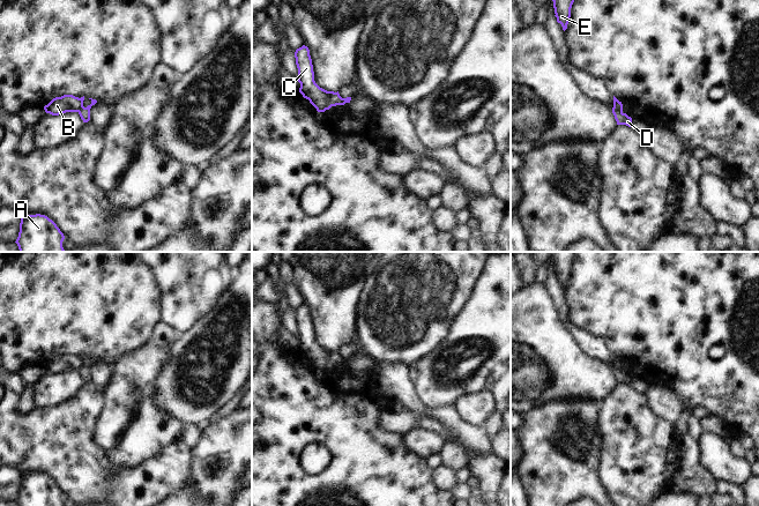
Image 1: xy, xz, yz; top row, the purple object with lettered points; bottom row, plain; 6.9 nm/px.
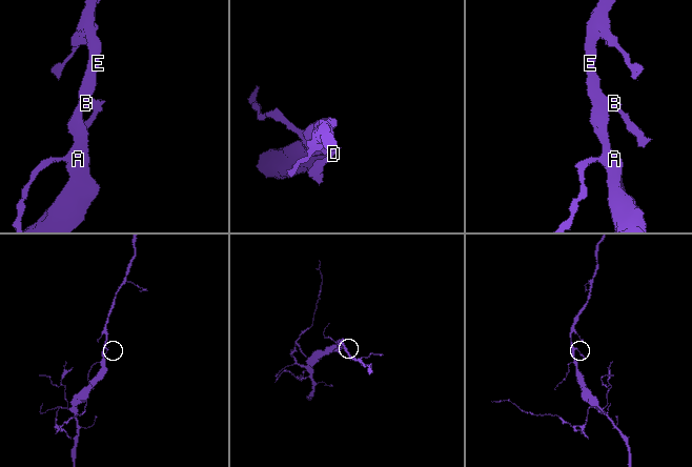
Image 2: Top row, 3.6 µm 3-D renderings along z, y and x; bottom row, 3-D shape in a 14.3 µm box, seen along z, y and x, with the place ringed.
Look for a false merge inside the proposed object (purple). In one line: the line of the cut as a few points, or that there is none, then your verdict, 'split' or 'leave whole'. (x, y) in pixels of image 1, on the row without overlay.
cut xy (80, 357), (81, 365), (77, 370); split

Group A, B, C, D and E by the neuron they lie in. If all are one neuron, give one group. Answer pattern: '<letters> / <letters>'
A B C E / D

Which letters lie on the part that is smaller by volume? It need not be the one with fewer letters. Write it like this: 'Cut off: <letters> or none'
Cut off: D

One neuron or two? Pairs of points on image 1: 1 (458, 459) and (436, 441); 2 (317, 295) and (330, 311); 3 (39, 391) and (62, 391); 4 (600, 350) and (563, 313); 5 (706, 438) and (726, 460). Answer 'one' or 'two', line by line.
1: two
2: one
3: one
4: one
5: one

